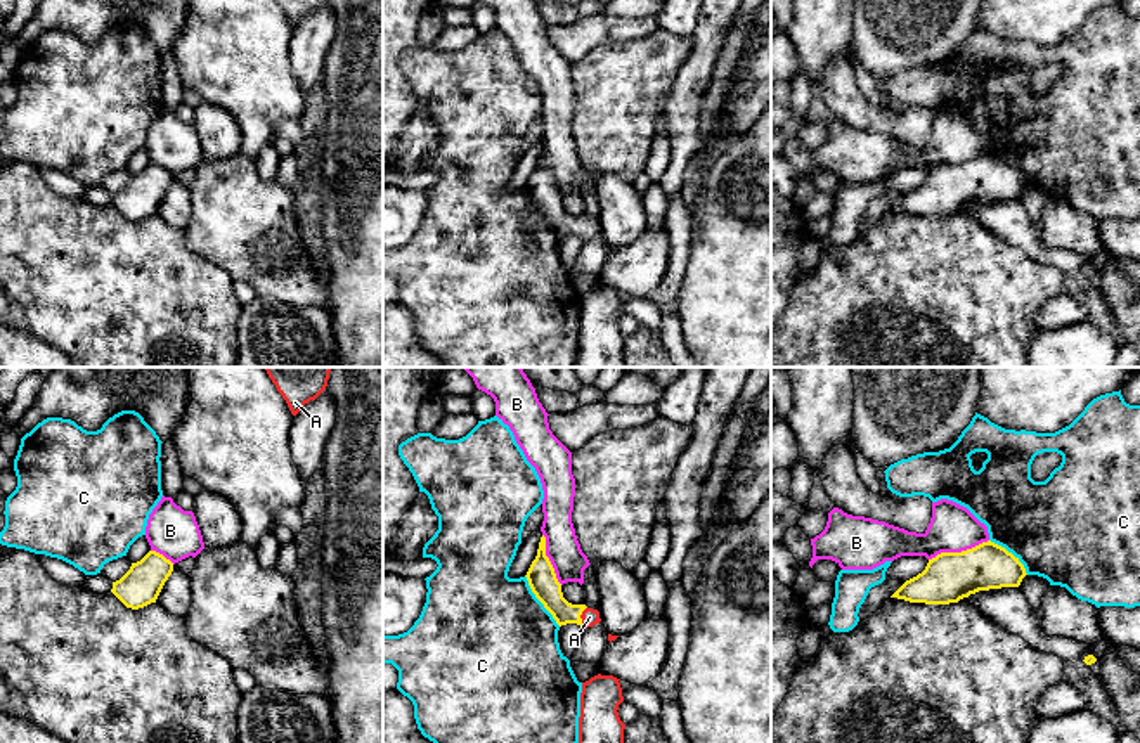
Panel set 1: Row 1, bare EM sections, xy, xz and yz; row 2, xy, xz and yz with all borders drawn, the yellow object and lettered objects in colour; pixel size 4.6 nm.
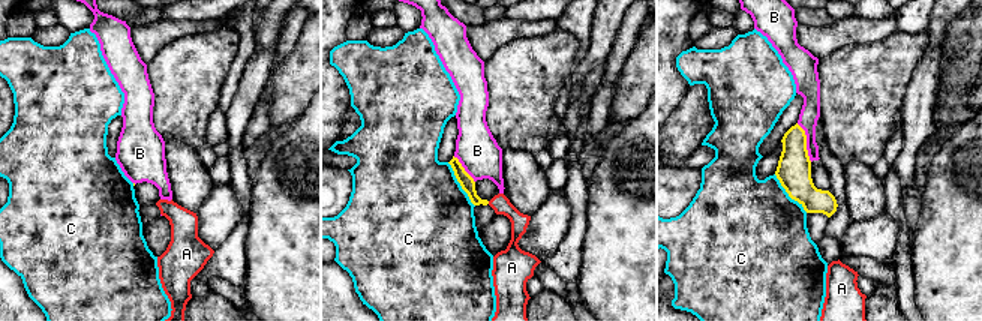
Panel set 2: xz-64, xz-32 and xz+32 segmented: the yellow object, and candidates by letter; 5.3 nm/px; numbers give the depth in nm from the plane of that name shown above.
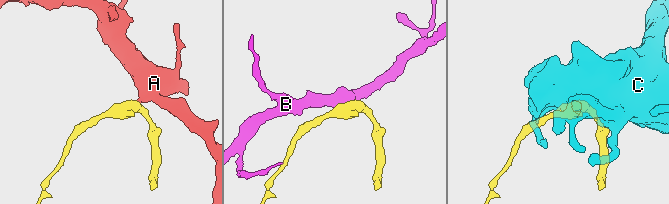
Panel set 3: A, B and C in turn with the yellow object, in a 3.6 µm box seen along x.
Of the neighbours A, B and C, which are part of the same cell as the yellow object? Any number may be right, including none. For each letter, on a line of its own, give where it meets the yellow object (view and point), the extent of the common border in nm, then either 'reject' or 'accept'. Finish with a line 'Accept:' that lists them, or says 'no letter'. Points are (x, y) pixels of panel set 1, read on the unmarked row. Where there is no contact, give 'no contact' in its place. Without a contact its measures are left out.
A: contact xz (579, 229); length 100 nm; accept
B: contact yz (958, 165); length 300 nm; reject
C: contact xz (539, 212); length 280 nm; reject
Accept: A

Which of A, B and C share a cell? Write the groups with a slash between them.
A / B / C

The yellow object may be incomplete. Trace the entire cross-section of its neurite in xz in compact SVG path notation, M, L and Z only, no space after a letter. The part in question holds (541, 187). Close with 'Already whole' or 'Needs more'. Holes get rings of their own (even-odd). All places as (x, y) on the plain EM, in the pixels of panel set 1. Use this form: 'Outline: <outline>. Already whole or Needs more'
Outline: M541 149L537 168L532 173L527 192L535 210L553 227L556 236L577 236L584 241L601 234L599 223L587 220L586 216L572 216L563 210L561 196L556 191L554 180L546 168L546 149Z. Needs more

